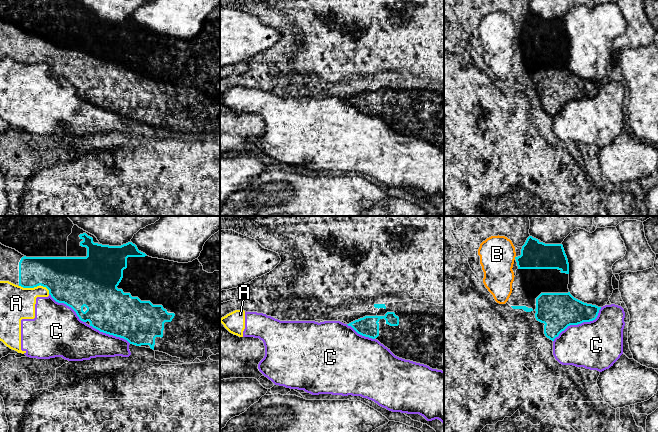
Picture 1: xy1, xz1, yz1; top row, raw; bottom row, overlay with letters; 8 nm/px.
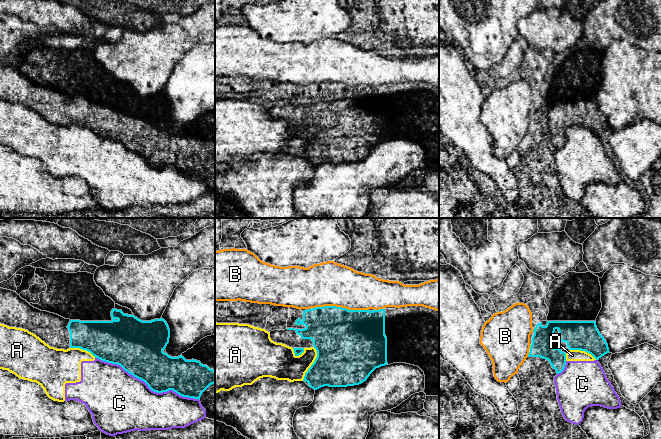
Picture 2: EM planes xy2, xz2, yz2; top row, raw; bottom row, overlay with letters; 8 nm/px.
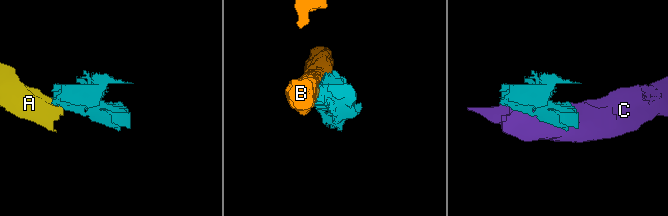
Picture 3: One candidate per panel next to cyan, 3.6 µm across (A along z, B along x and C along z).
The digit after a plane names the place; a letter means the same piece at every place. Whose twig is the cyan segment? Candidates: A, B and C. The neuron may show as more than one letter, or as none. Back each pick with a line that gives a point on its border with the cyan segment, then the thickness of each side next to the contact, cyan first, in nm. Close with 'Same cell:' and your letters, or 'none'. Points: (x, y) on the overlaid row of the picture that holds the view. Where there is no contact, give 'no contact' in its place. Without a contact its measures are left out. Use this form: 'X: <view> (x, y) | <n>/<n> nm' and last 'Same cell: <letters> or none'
Same cell: none

